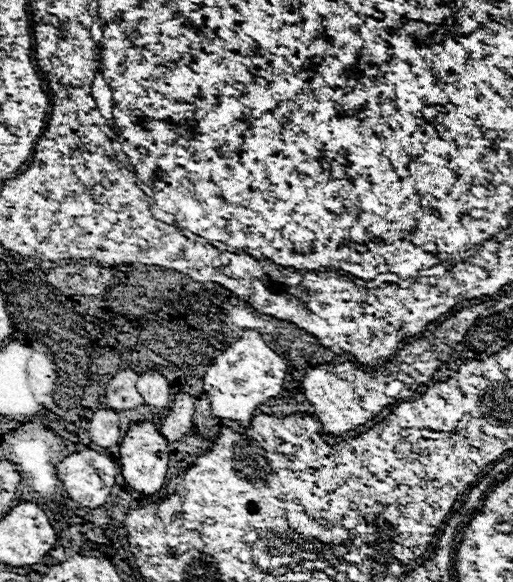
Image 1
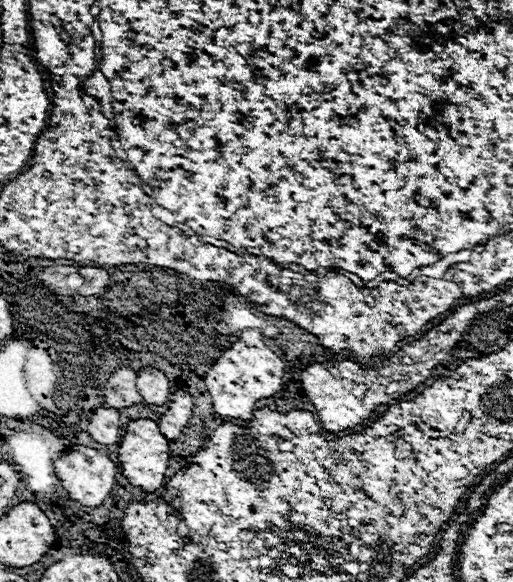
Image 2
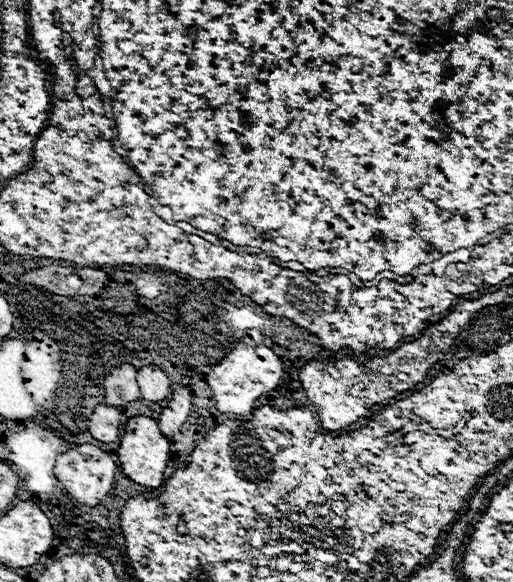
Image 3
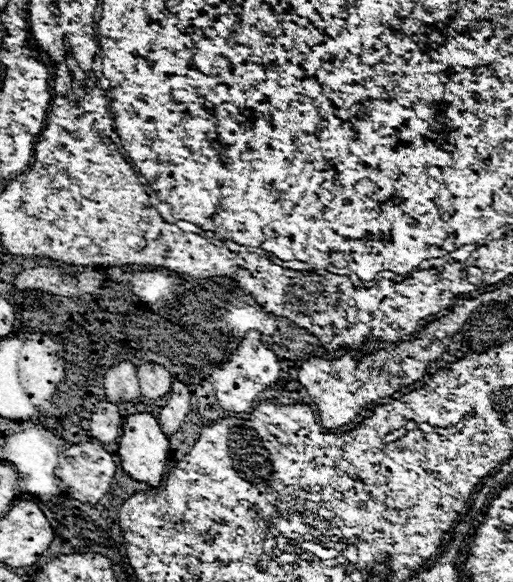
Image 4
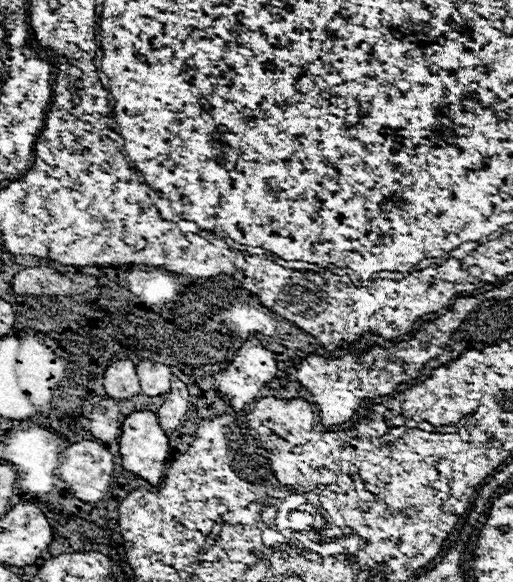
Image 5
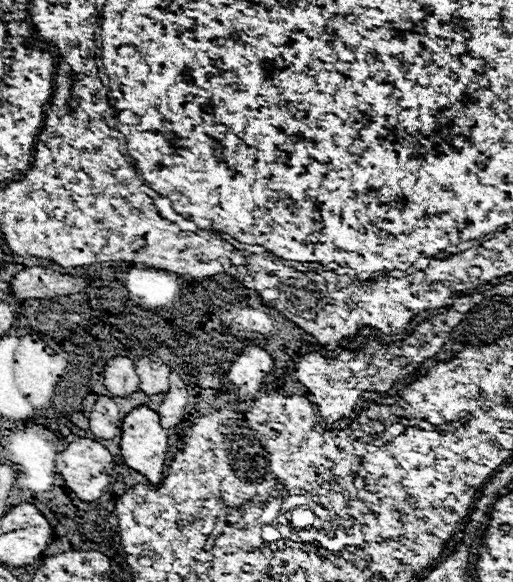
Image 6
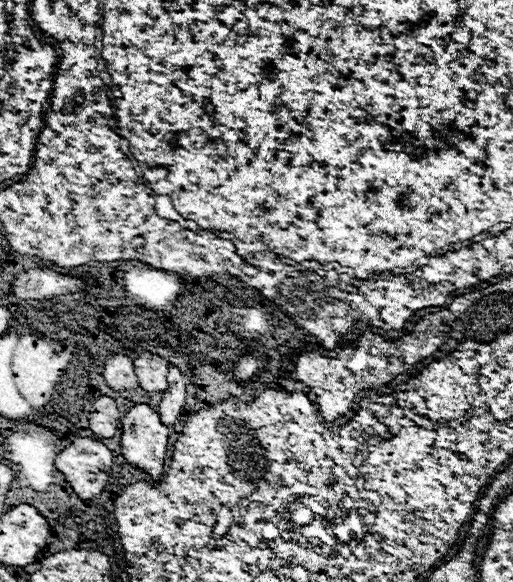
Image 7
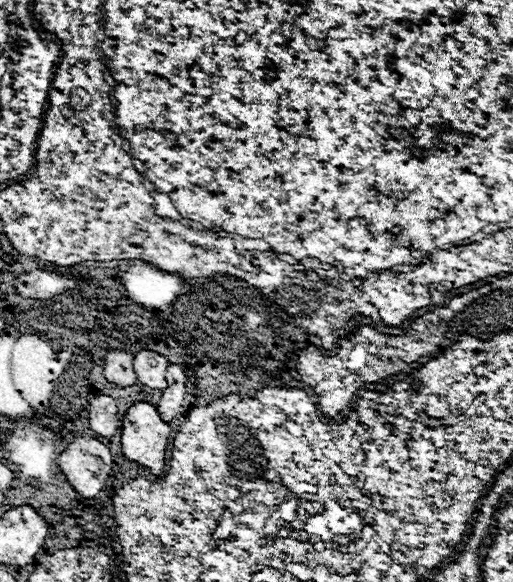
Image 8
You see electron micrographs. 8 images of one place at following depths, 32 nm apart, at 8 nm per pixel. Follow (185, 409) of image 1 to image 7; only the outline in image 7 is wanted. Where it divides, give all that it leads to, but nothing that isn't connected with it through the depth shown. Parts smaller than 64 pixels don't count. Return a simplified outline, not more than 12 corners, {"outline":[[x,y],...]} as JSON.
{"outline":[[168,370],[170,388],[164,392],[158,414],[170,428],[186,404],[184,376]]}

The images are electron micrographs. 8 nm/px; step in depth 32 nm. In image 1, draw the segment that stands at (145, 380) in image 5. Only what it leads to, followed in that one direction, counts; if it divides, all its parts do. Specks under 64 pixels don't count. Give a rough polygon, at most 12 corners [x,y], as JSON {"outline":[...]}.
{"outline":[[142,372],[138,392],[152,408],[170,408],[170,382]]}

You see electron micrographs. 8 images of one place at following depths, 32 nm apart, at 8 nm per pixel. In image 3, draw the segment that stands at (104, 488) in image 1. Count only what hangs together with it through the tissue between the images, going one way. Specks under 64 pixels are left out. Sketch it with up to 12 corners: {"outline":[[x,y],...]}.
{"outline":[[92,444],[58,456],[54,474],[74,500],[98,506],[116,464]]}

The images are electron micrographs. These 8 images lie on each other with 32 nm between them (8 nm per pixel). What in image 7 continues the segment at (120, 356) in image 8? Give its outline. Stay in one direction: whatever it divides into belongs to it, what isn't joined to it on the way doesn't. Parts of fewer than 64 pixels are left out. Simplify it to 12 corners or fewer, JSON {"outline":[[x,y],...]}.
{"outline":[[112,354],[104,380],[114,392],[138,388],[130,356]]}

